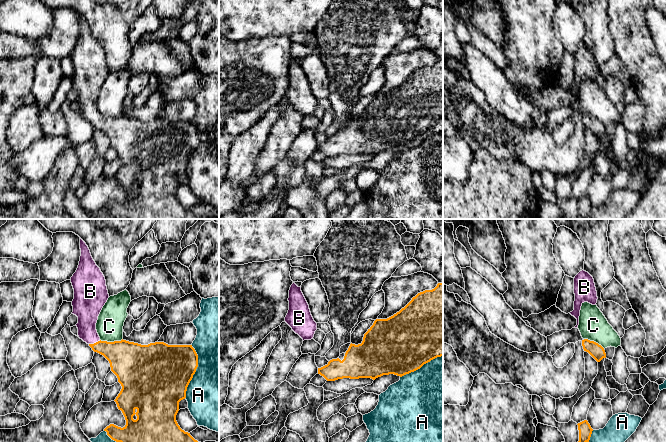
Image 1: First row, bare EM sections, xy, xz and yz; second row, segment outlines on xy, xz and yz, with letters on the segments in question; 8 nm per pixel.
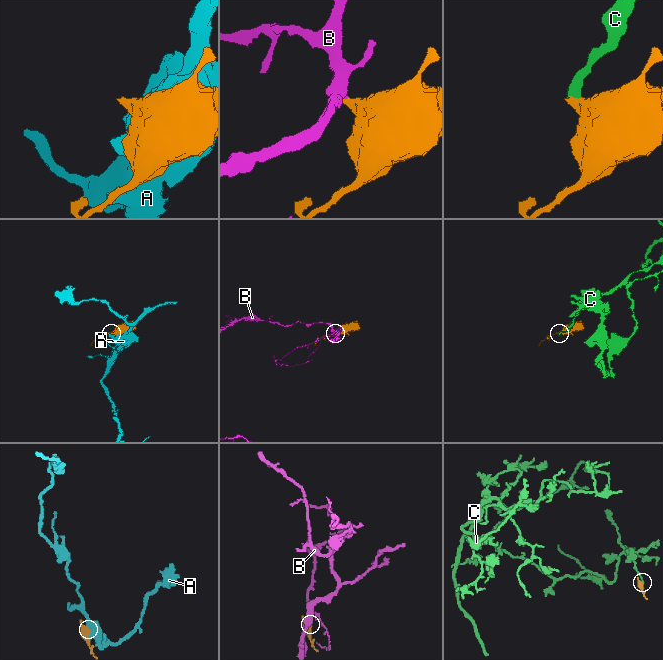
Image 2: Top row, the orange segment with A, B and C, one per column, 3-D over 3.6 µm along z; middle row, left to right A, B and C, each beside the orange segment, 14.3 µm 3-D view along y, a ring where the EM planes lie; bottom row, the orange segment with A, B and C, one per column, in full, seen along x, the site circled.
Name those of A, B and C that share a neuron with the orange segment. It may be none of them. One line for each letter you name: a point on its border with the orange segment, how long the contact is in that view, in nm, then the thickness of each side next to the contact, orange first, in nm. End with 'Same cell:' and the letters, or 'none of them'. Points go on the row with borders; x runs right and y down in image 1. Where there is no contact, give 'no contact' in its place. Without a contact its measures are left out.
B: meets orange in xy at (94, 343); contact 100 nm long; 240 nm thick on the orange side, 170 nm on the other
Same cell: B

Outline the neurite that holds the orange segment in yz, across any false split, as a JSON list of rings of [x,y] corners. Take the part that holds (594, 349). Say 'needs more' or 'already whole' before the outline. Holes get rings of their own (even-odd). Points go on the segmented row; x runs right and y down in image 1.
already whole | [[[584,339],[582,340],[582,346],[584,351],[588,352],[597,362],[606,358],[604,348],[596,342]]]

